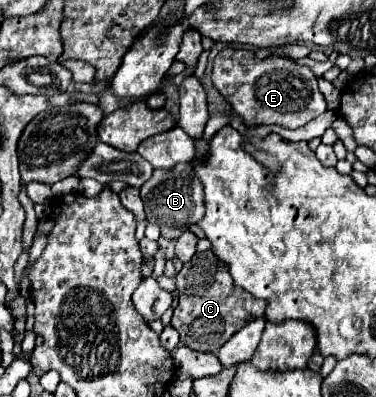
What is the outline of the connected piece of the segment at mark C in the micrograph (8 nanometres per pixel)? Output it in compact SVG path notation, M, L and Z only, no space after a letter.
M212 250L196 252L192 260L186 262L176 274L176 284L180 296L170 324L178 330L180 340L198 352L210 352L218 356L220 346L226 344L244 324L254 318L262 318L268 306L264 300L258 300L248 292L238 292L226 266Z

